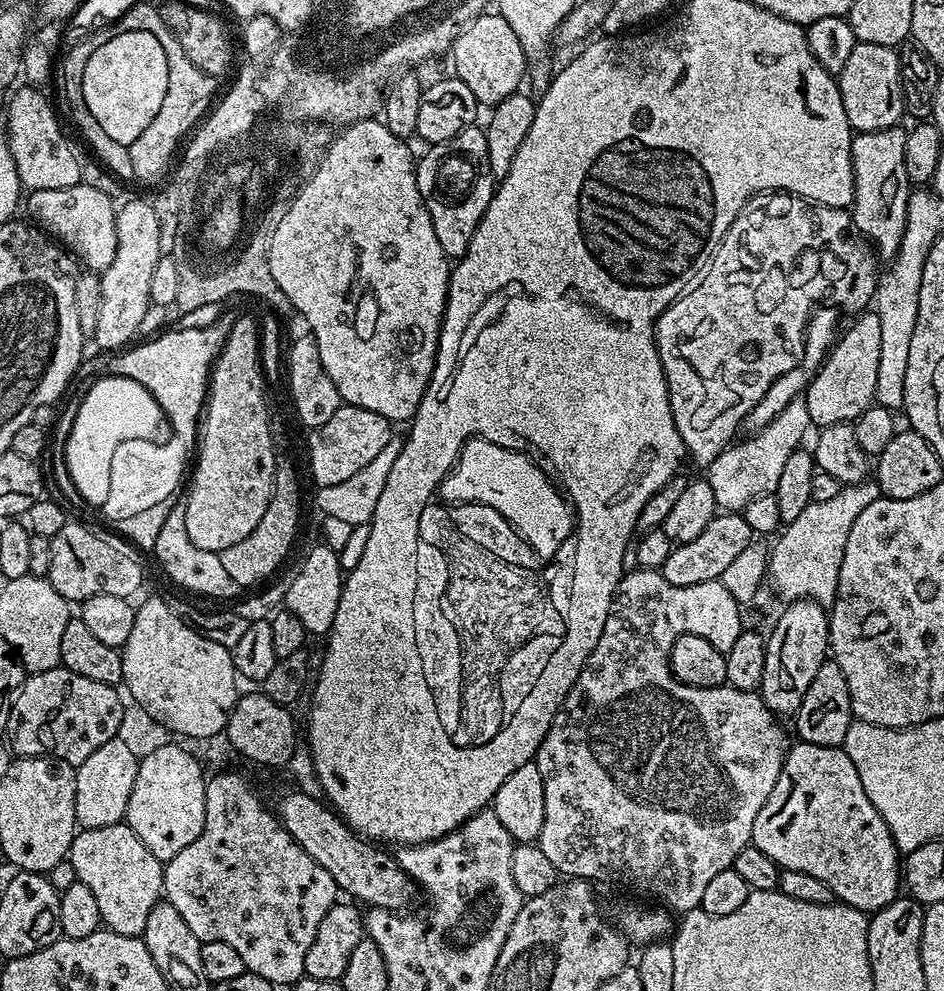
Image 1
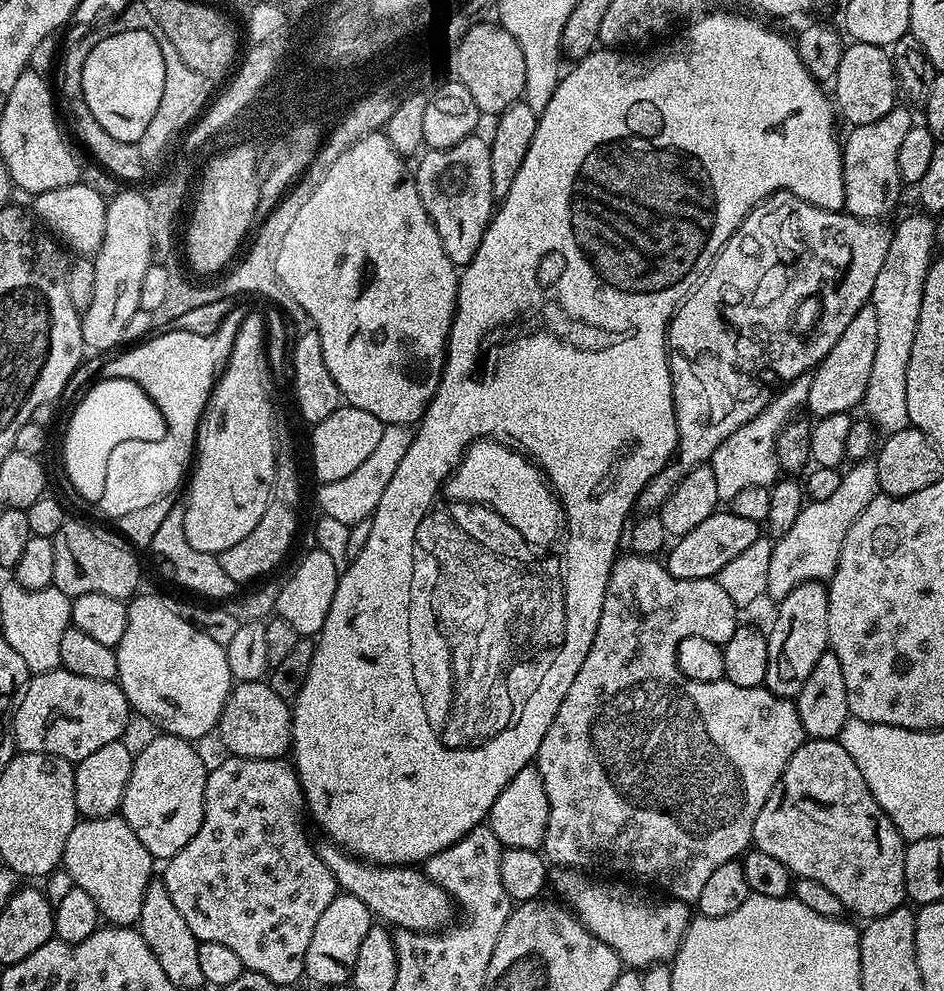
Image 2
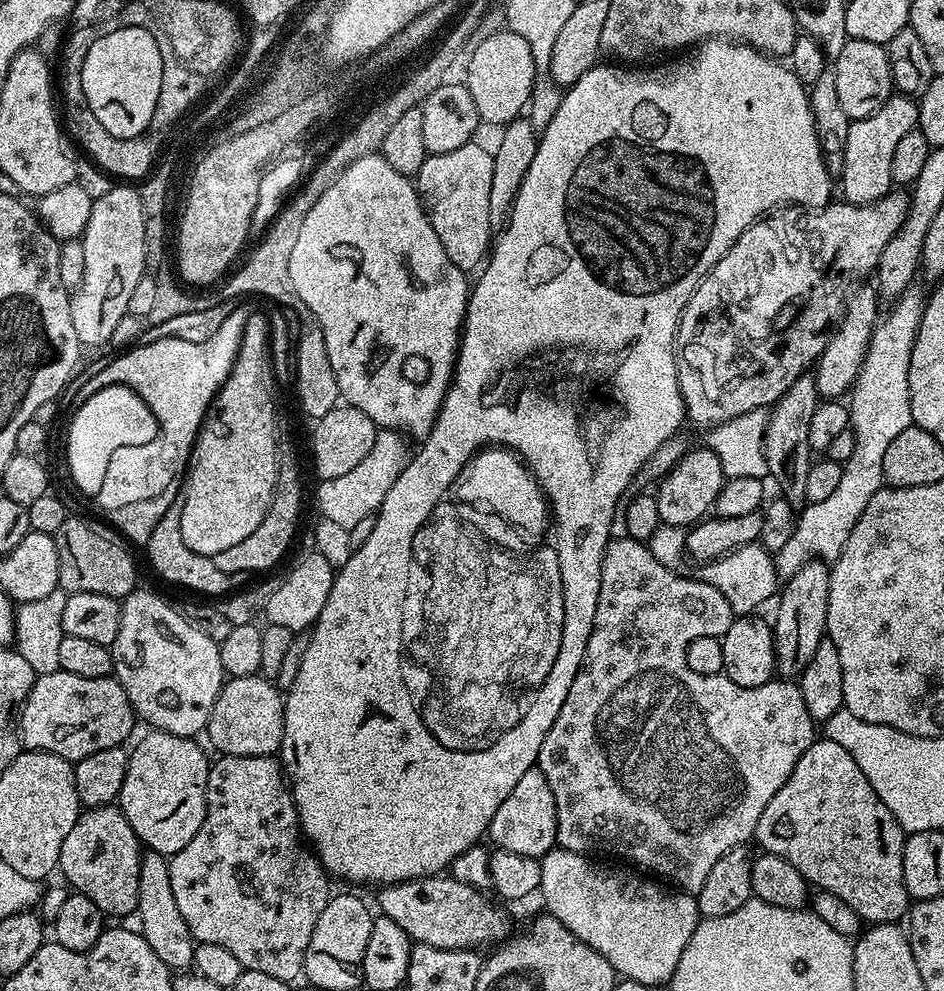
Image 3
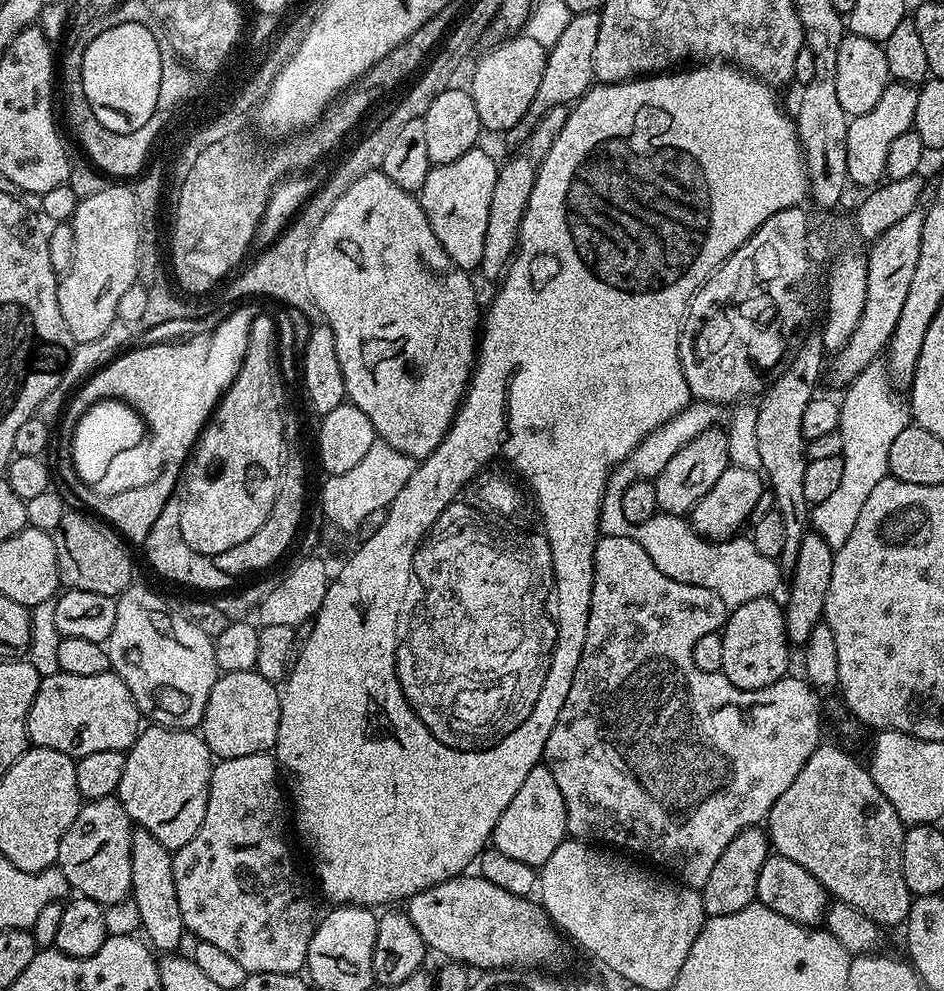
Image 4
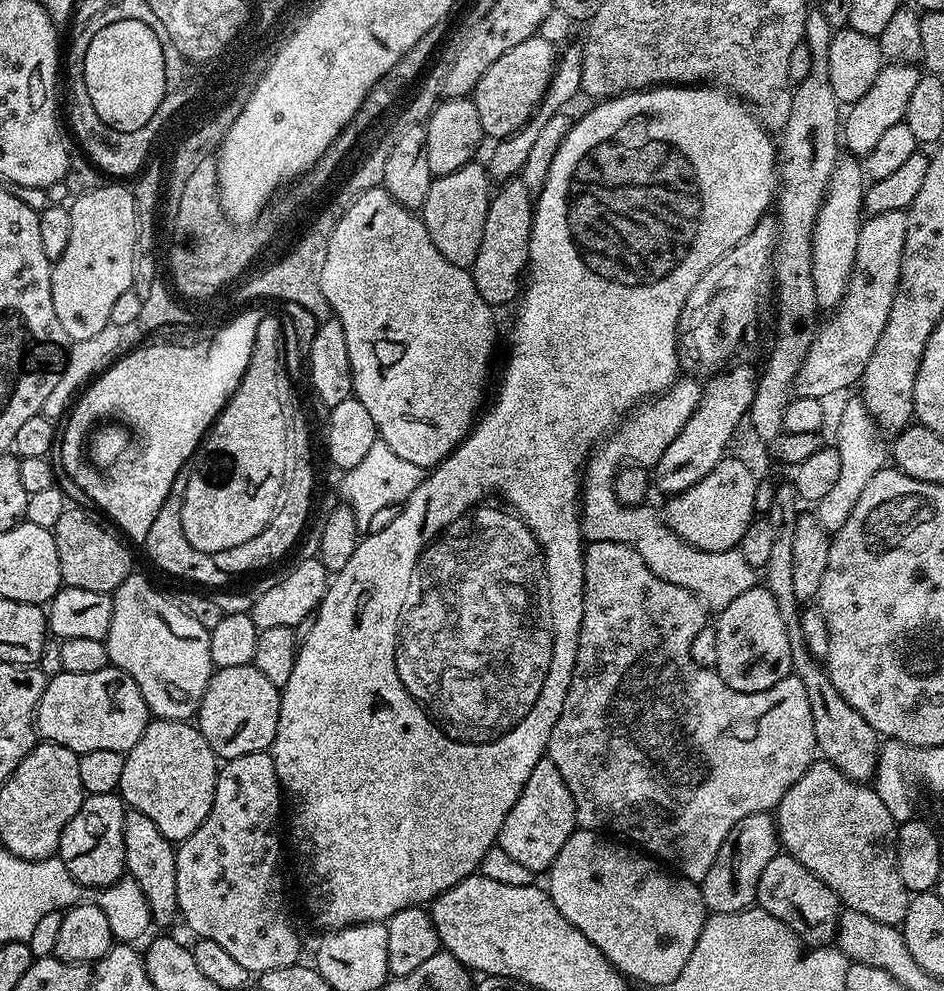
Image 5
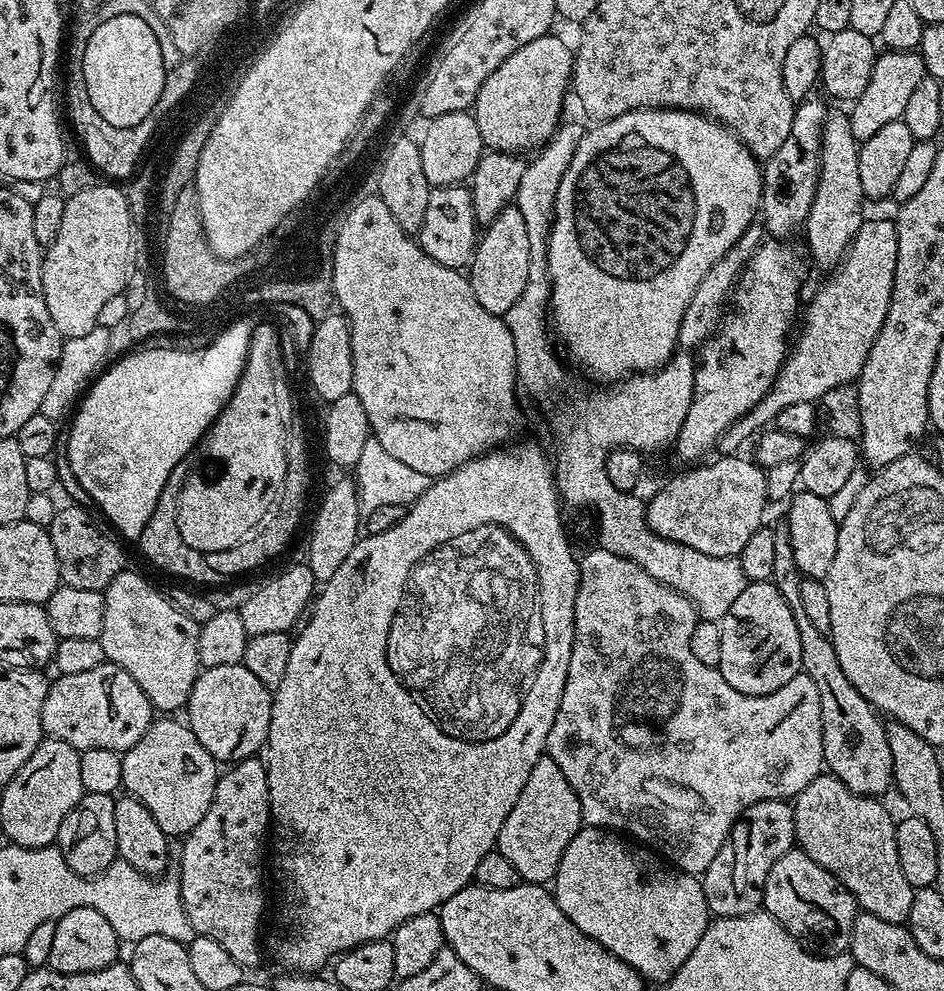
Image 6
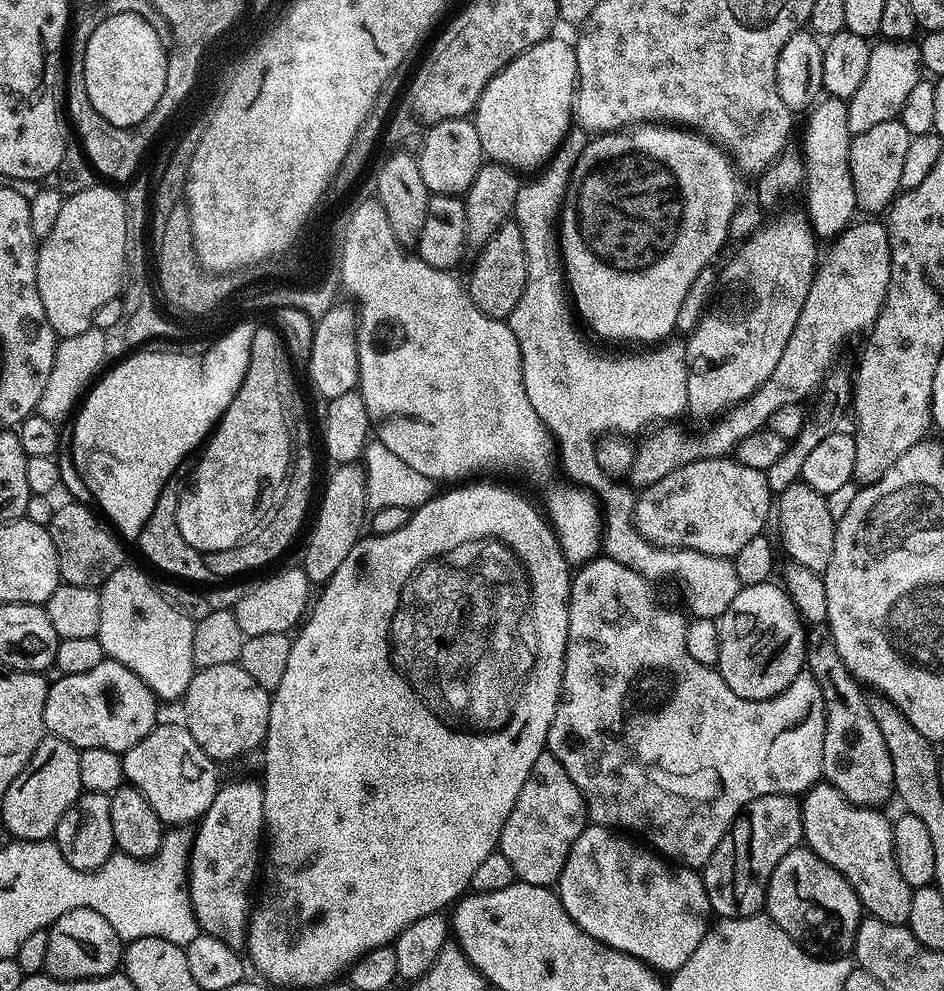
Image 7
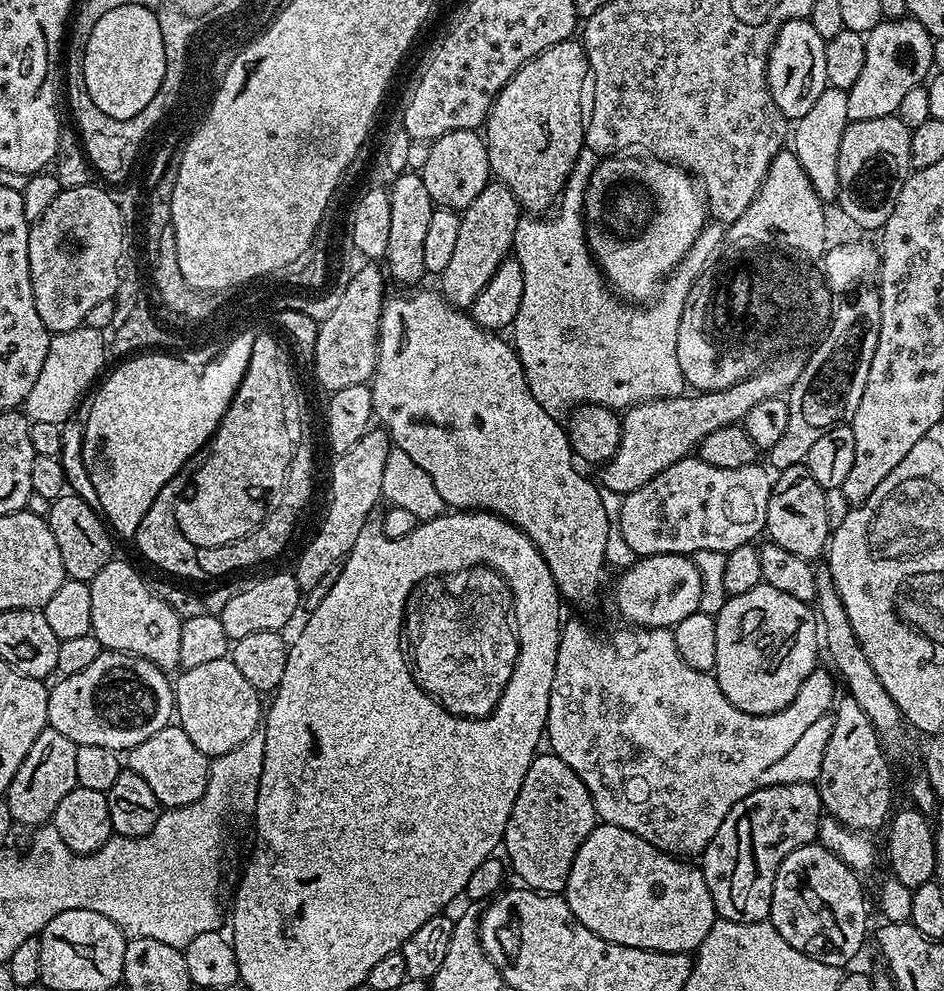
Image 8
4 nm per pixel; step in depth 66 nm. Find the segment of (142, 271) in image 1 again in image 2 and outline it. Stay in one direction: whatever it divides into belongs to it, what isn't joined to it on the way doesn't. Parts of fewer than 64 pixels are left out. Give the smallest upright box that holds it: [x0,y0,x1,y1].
[80,190,152,352]

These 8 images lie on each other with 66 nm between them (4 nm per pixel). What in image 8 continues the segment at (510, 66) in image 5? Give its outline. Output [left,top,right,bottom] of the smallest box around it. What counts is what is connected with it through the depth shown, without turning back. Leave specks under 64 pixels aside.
[486,38,589,214]

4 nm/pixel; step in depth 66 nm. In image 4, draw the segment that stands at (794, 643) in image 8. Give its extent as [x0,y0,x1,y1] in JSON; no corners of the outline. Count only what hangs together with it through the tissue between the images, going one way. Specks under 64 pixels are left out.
[722,596,790,692]

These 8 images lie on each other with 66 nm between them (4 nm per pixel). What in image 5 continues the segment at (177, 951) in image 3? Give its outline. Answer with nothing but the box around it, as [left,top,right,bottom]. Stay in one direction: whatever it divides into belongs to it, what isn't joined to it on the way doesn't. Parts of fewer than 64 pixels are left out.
[122,810,178,924]

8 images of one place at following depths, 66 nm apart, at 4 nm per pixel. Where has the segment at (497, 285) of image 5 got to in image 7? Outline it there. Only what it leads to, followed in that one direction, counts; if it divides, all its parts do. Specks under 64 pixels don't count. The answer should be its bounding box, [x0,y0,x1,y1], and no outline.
[466,222,526,321]

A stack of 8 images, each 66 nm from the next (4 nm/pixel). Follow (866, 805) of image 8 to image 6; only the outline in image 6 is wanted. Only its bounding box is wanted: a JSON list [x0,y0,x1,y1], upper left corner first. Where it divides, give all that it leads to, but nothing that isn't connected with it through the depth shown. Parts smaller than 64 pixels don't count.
[772,522,893,797]

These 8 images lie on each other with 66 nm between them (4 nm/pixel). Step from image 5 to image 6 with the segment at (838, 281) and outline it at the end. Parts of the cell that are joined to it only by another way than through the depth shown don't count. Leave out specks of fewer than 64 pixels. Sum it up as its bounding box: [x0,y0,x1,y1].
[806,111,866,269]

